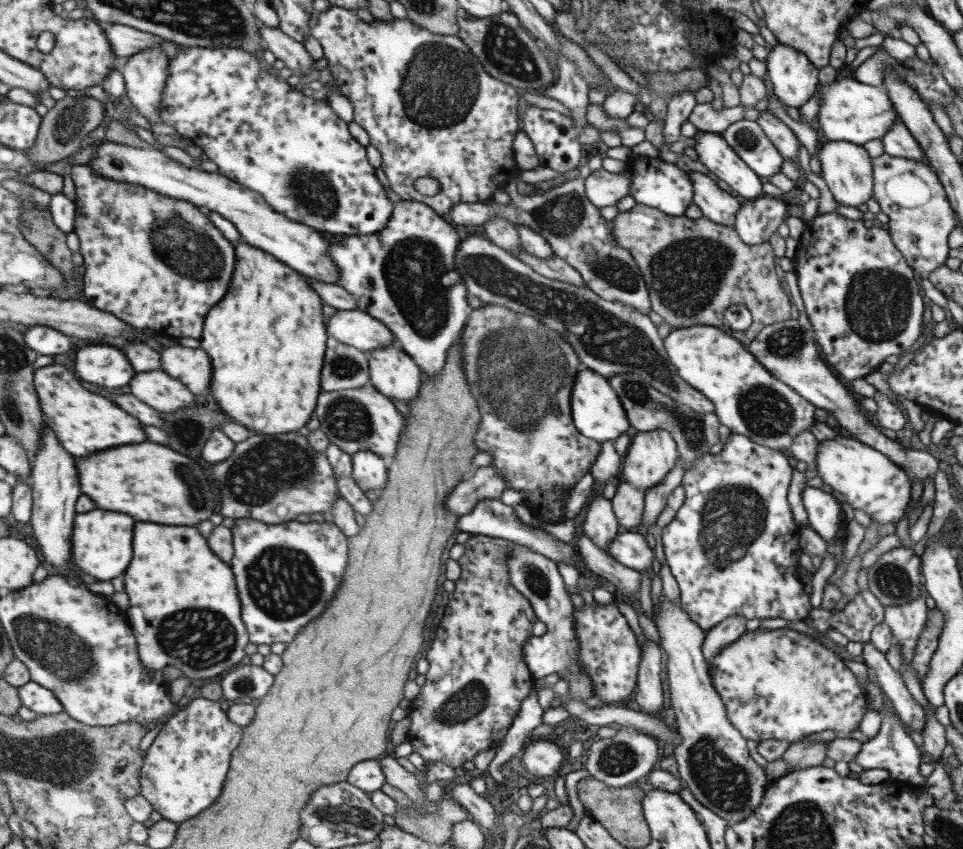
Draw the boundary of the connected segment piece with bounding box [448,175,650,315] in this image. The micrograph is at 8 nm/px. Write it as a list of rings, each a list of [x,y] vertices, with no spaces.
[[[579,175],[561,182],[542,194],[521,191],[519,180],[511,177],[503,184],[503,191],[509,196],[509,205],[497,205],[490,200],[486,203],[453,204],[448,220],[461,226],[484,224],[489,218],[503,218],[513,226],[523,225],[540,234],[551,247],[552,254],[572,266],[586,283],[586,287],[608,301],[632,306],[643,314],[650,309],[648,290],[633,257],[614,242],[612,221],[605,221],[584,193],[584,180]]]

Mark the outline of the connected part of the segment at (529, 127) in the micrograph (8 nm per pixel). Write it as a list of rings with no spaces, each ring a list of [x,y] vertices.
[[[528,106],[521,118],[521,131],[529,138],[541,165],[557,172],[565,172],[576,166],[581,158],[581,146],[571,126],[571,119],[555,110],[540,110],[536,106]]]

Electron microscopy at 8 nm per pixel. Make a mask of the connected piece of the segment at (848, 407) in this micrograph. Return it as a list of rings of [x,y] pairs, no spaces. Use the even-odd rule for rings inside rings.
[[[793,271],[784,272],[783,281],[791,302],[798,310],[798,317],[764,326],[757,333],[757,336],[754,336],[753,341],[749,343],[747,350],[750,354],[771,376],[793,389],[801,398],[810,402],[814,408],[825,409],[833,418],[832,421],[847,430],[856,441],[877,449],[877,452],[888,456],[893,464],[904,470],[910,482],[920,480],[923,483],[925,478],[933,479],[938,464],[941,464],[935,459],[935,455],[905,448],[894,440],[888,439],[879,431],[878,425],[875,426],[875,424],[867,421],[865,415],[859,411],[861,406],[858,403],[858,396],[855,396],[835,377],[835,374],[831,373],[827,362],[819,359],[815,351],[816,342],[814,341],[813,329],[806,317],[805,310],[803,310],[803,302],[797,288],[796,274]]]

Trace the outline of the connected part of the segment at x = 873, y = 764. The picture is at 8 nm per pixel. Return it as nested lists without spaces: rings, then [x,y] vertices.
[[[885,711],[877,734],[862,743],[857,756],[851,761],[856,762],[863,770],[869,768],[887,770],[891,782],[894,780],[906,781],[908,784],[918,787],[923,783],[923,777],[918,773],[922,753],[921,748],[911,741],[908,730],[903,727],[898,718],[891,715],[889,711]]]

